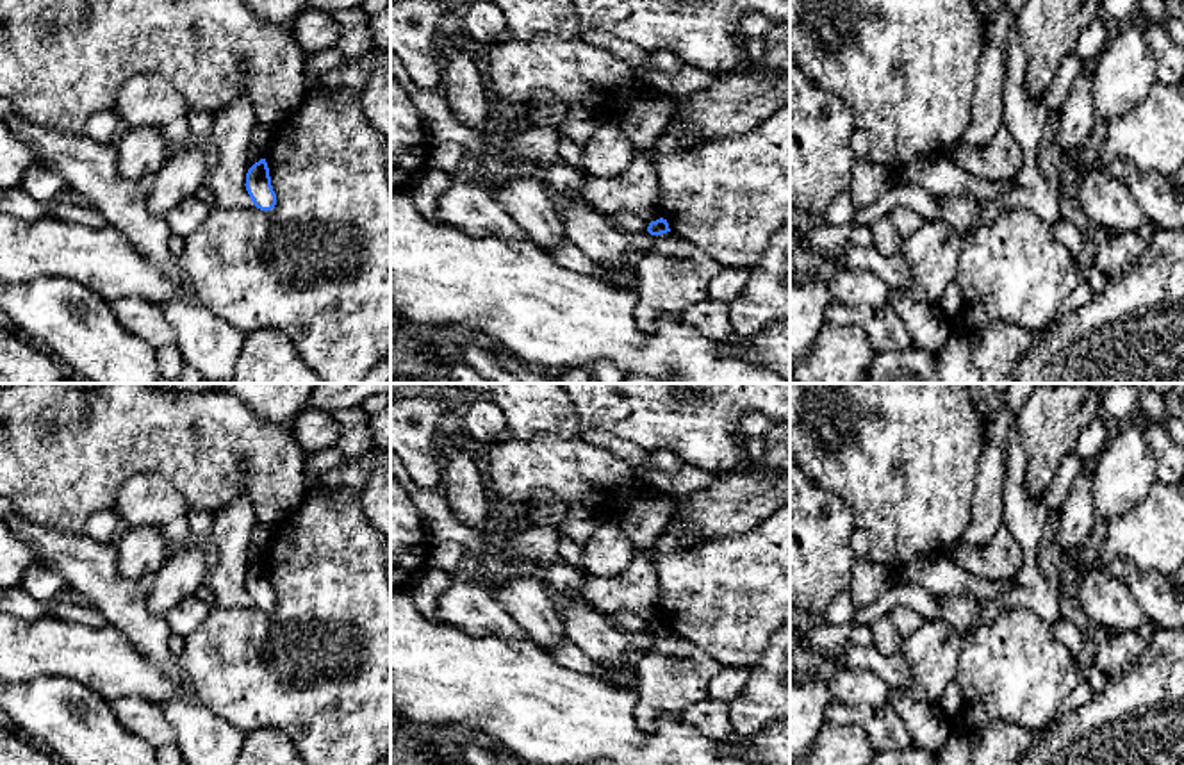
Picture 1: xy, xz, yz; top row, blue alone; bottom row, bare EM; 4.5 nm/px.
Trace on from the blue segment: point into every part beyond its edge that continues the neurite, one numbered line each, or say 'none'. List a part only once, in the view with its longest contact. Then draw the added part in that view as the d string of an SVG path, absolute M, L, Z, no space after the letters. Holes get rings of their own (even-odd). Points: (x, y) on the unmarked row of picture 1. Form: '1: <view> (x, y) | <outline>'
none

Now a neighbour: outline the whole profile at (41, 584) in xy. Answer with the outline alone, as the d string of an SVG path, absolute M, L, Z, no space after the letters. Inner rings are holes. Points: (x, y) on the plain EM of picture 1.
M32 565L25 572L20 588L37 601L50 603L55 601L62 590L70 588L70 585L50 569Z

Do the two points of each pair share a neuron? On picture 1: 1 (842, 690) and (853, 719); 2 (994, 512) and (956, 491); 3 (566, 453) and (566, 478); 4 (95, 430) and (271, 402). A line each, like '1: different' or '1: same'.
1: different
2: different
3: same
4: different

